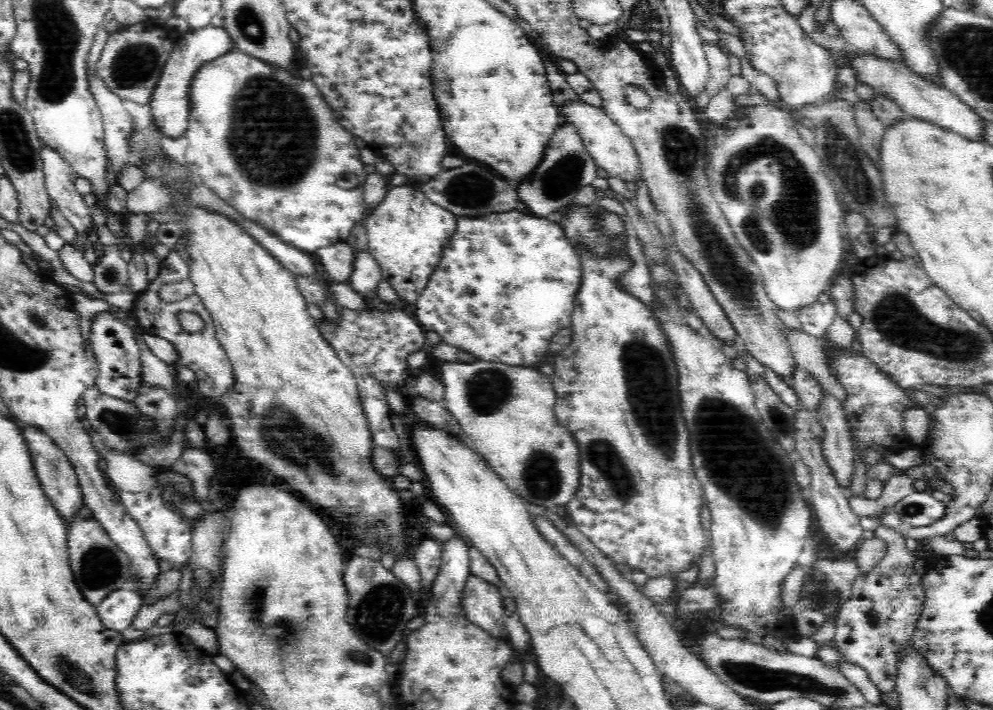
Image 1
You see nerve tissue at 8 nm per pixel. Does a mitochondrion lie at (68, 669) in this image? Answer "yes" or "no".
yes

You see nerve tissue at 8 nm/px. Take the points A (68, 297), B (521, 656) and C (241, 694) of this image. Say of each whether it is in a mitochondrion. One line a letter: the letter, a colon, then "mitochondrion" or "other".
A: other
B: other
C: other

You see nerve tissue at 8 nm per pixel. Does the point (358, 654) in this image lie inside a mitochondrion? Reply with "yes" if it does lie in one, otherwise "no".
yes

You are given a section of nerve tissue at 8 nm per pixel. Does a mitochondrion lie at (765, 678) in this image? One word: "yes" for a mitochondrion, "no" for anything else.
yes

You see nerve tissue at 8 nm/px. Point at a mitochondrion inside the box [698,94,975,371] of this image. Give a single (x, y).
(794, 210)

